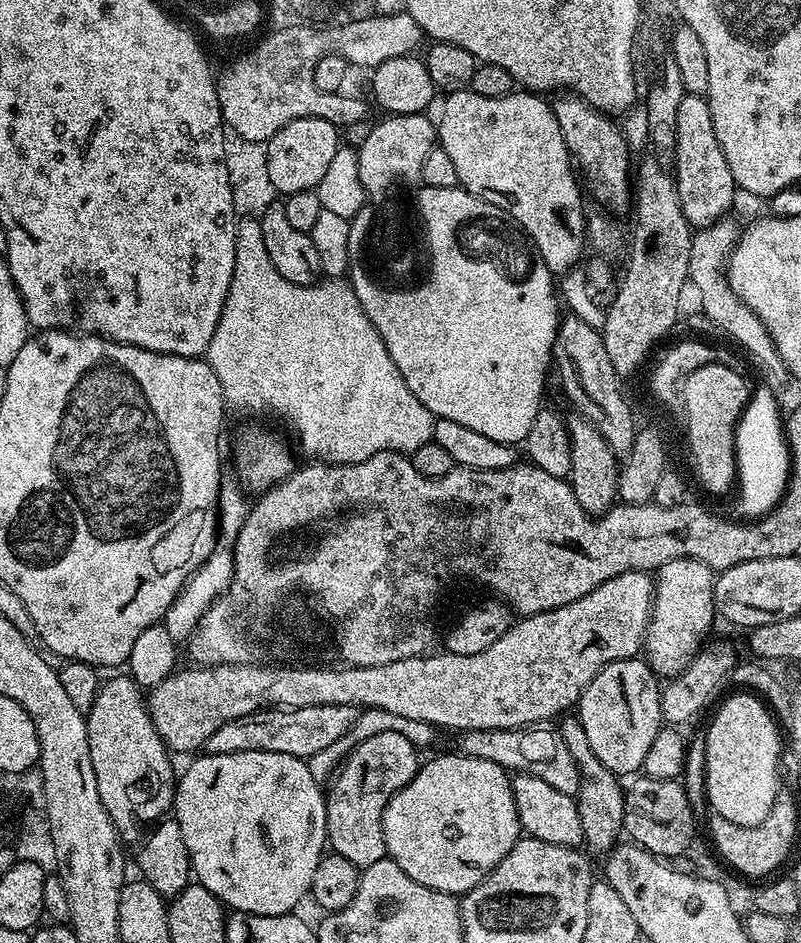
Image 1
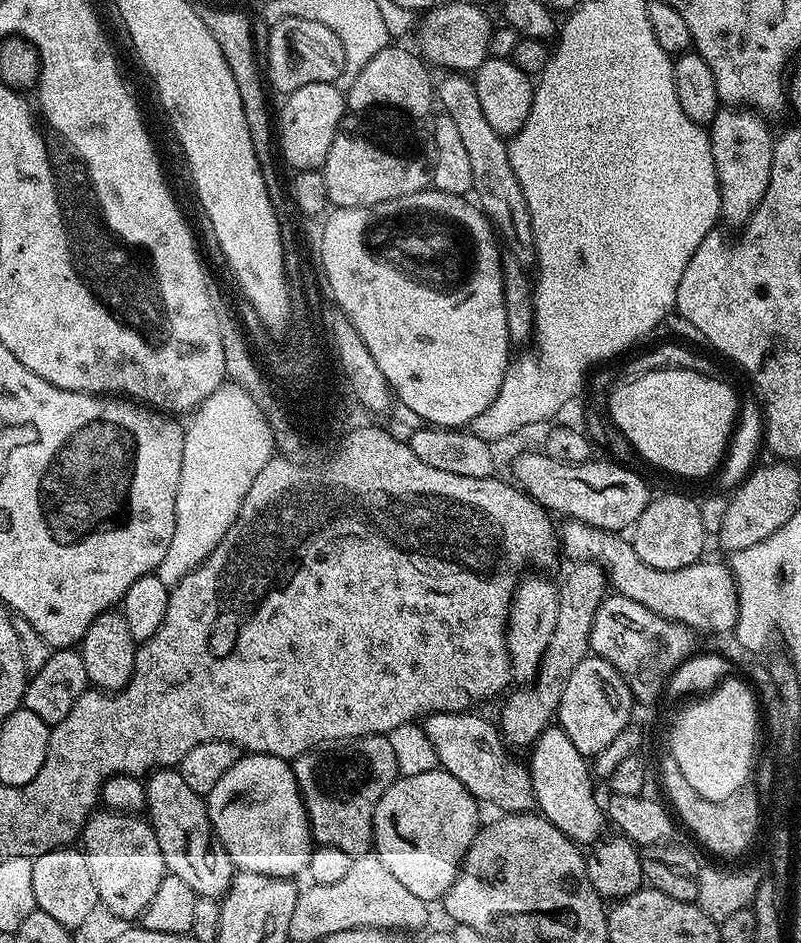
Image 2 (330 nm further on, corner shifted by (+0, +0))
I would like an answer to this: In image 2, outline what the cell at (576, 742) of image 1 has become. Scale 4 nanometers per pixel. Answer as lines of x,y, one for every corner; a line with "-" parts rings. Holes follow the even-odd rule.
524,578
517,584
516,593
512,595
512,605
508,611
508,633
506,634
513,681
535,681
538,670
540,669
540,663
546,654
546,650
550,646
550,638
554,635
554,626
558,622
559,597
560,593
557,585
555,583
552,585
548,580
528,580
528,578

